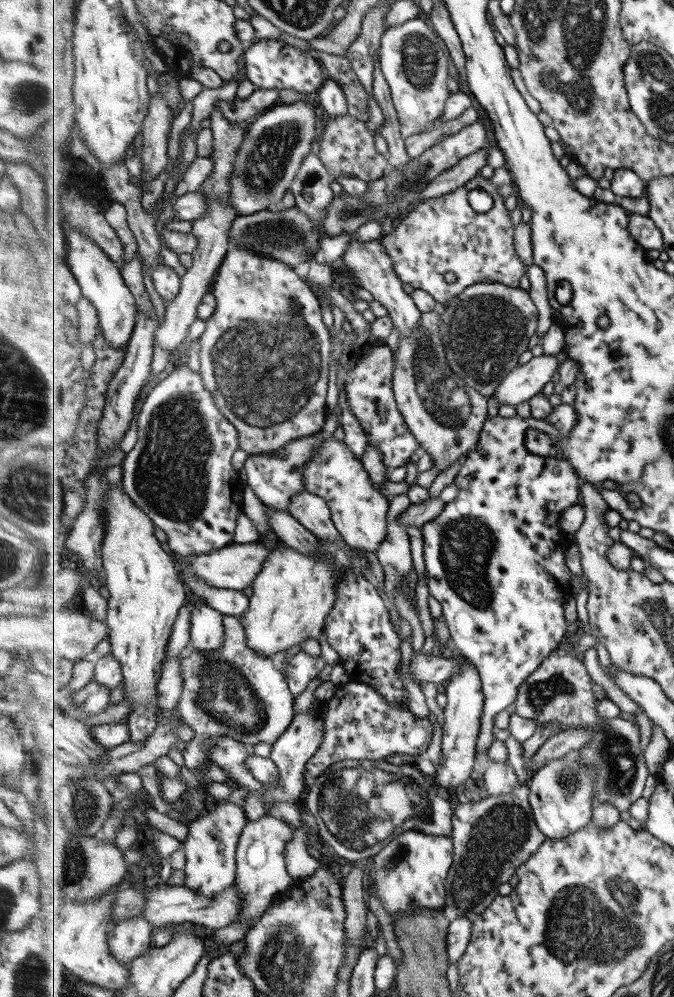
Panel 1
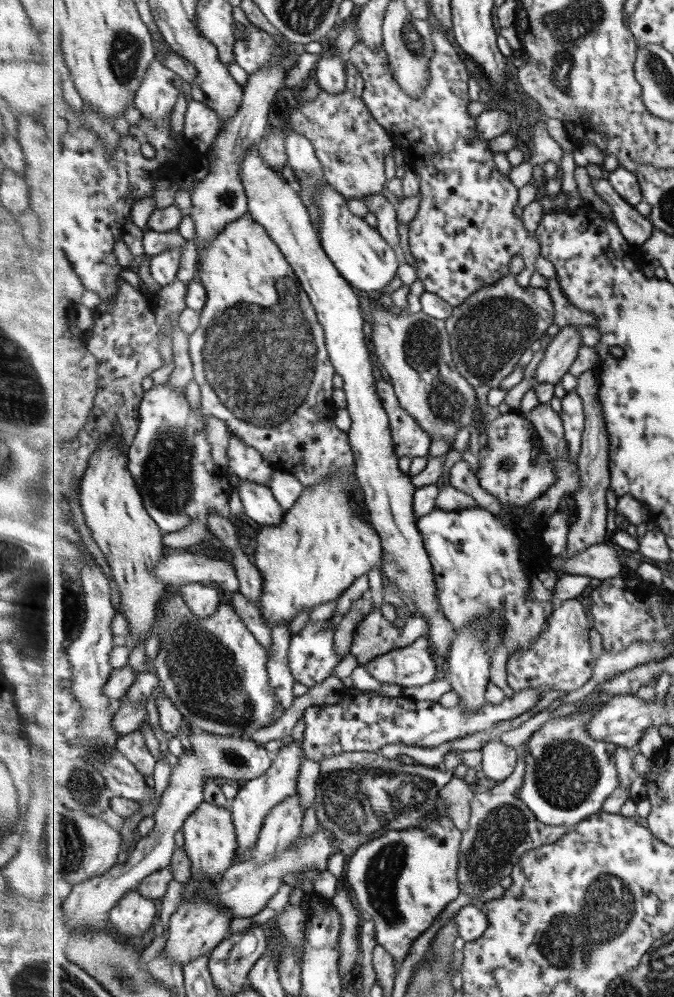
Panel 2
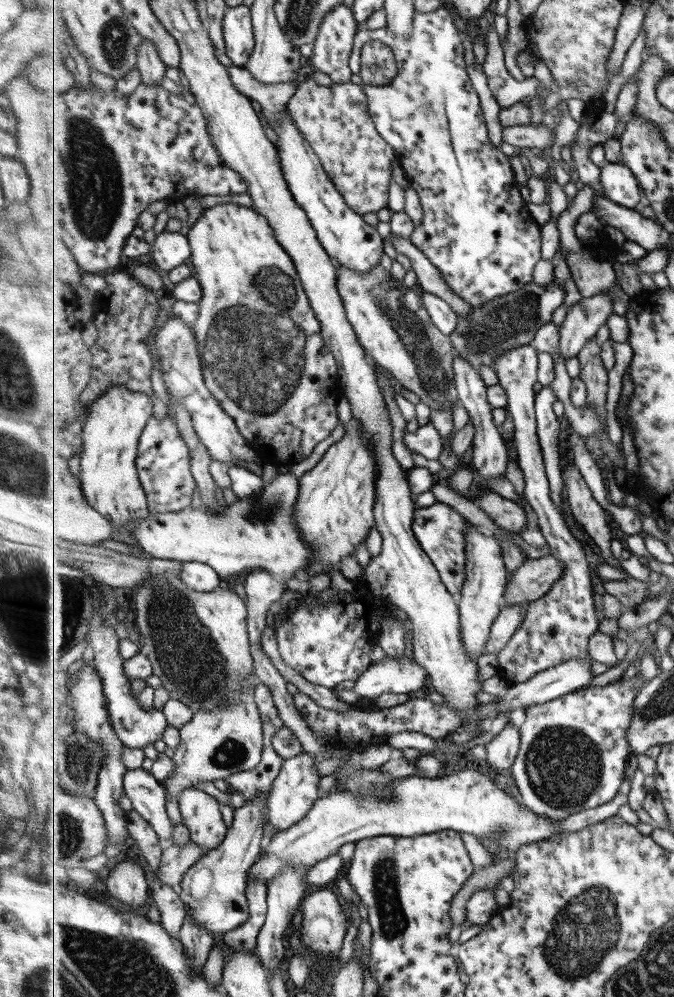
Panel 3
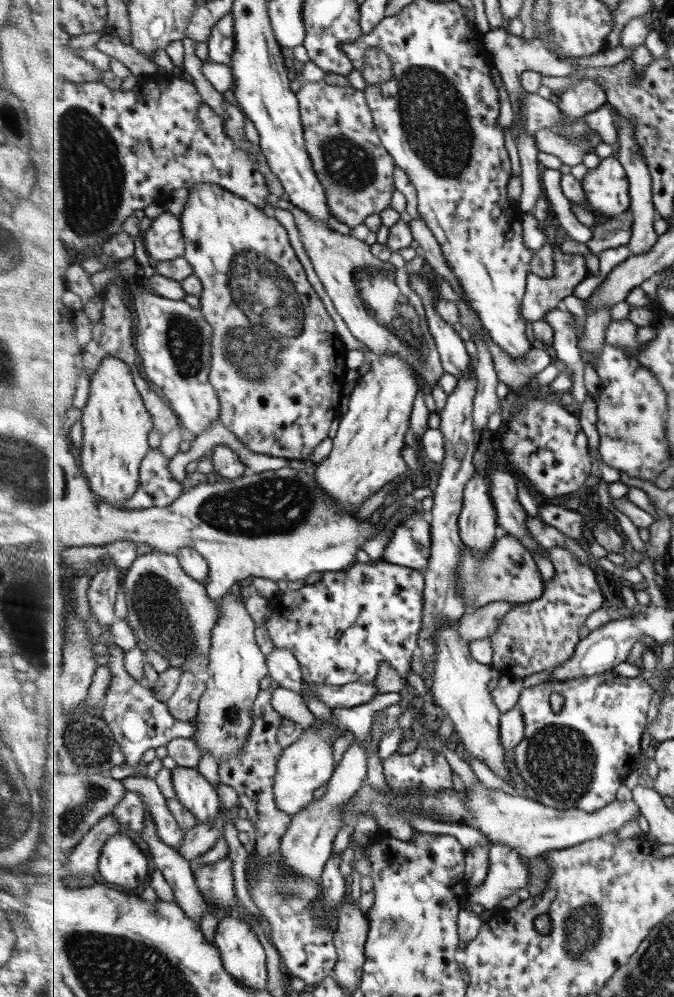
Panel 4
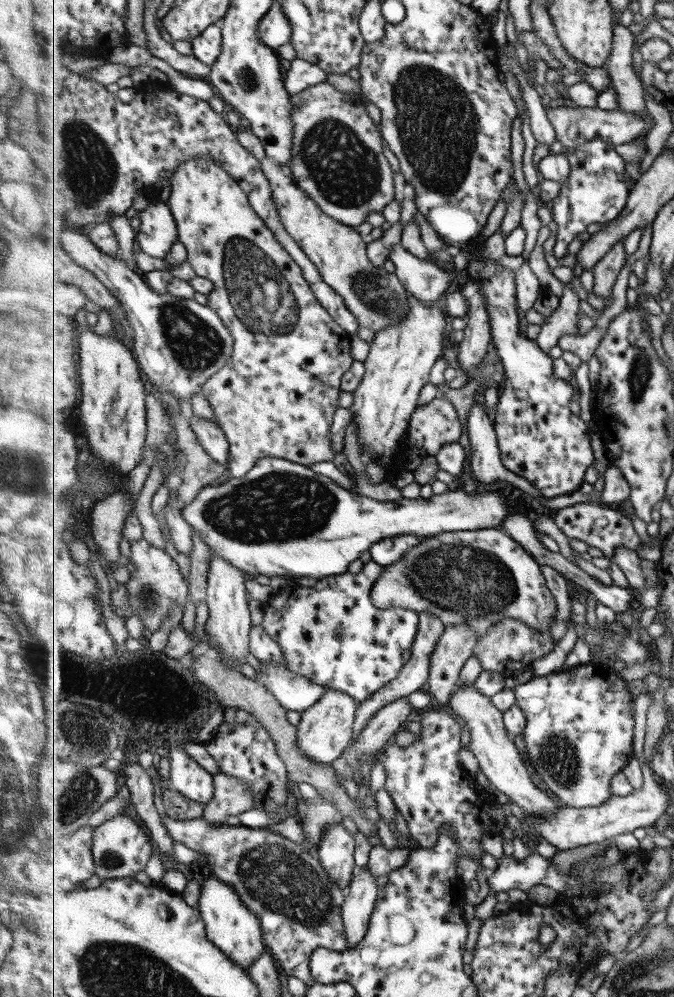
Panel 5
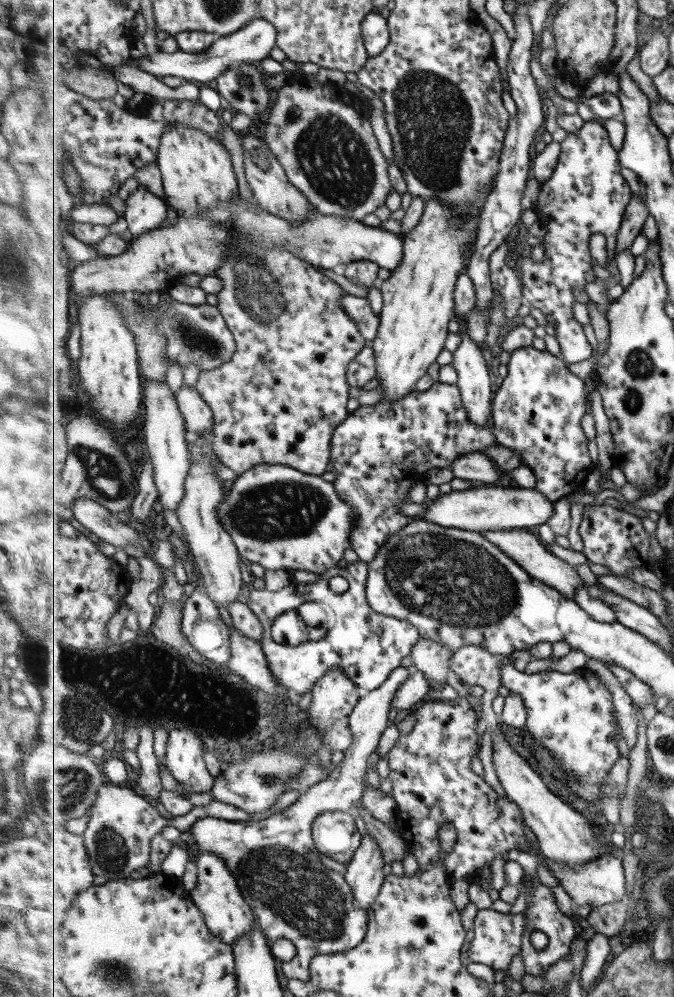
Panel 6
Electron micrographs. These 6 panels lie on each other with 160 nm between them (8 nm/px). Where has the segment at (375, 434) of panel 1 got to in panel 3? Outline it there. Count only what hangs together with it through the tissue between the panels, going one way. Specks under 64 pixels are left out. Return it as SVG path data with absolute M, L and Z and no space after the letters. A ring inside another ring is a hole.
M431 423L417 428L414 432L405 431L403 441L410 452L416 452L429 460L439 460L445 449L443 439Z

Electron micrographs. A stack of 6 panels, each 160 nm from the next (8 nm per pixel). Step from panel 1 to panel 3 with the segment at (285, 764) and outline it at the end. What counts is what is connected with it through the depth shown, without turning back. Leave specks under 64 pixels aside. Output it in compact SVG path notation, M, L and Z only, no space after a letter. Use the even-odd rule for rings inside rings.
M255 798L255 800L246 800L245 806L237 808L233 812L234 821L223 845L207 852L199 862L193 864L178 887L181 900L185 903L189 915L199 926L210 932L223 935L249 920L251 912L246 896L248 871L262 854L261 844L265 845L263 809L267 804L263 798Z

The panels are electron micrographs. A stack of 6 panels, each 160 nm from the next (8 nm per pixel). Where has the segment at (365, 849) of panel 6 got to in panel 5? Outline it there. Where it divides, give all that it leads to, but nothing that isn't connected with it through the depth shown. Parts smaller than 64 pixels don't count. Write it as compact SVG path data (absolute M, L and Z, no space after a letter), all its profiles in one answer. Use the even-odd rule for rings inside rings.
M367 867L357 869L348 887L349 894L342 907L348 947L357 948L370 929L370 920L379 900L381 887Z

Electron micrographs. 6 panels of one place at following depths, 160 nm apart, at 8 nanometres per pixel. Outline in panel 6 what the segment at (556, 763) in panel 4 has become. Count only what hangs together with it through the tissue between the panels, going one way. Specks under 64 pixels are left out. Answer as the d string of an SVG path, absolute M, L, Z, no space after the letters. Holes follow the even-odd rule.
M507 662L502 666L502 681L510 692L523 697L528 708L526 726L567 771L573 798L586 807L599 801L603 780L621 759L611 690L584 666L572 673L545 670L526 674Z

